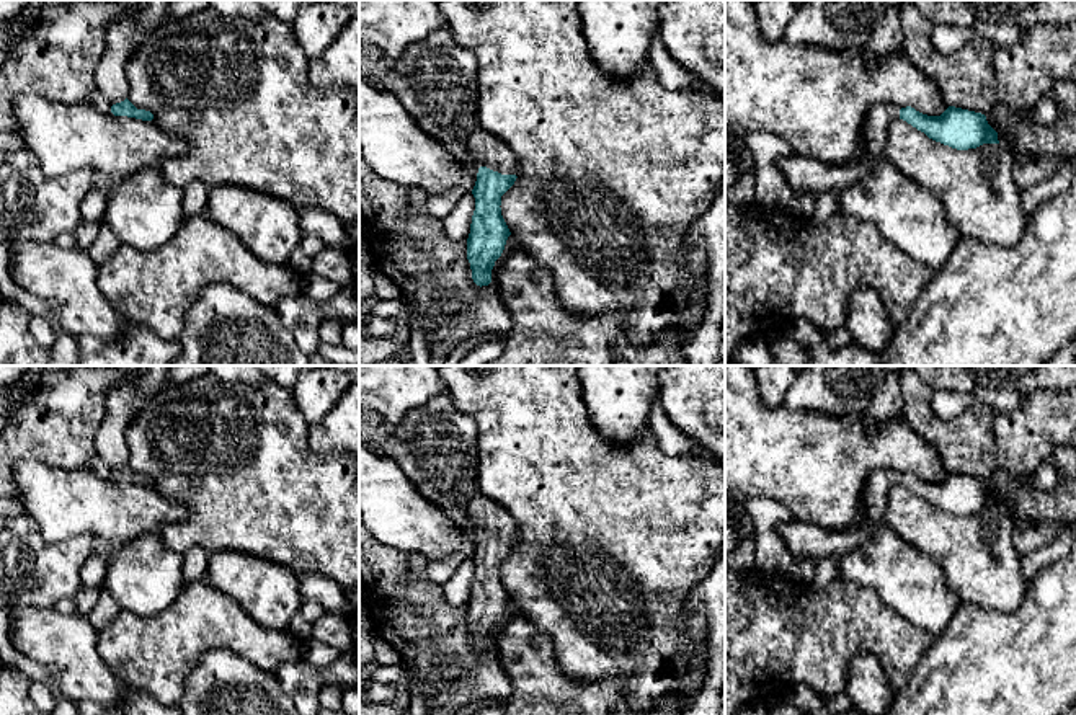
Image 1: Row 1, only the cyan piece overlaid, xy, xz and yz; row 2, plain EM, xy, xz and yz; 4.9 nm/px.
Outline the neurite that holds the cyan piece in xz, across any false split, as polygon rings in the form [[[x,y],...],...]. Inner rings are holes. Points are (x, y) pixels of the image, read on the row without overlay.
[[[480,491],[470,498],[467,513],[477,519],[480,529],[472,555],[475,576],[467,604],[467,625],[474,648],[482,653],[491,648],[495,627],[511,601],[500,571],[501,562],[518,544],[518,531],[508,511]]]

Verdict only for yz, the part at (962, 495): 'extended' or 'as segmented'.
extended

